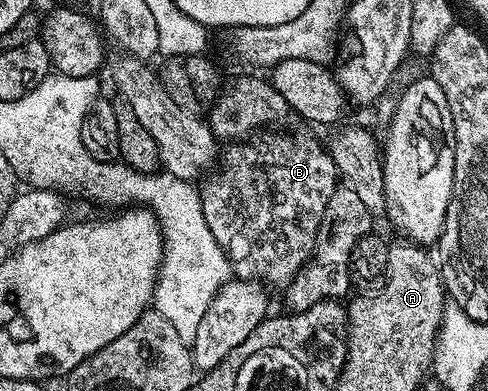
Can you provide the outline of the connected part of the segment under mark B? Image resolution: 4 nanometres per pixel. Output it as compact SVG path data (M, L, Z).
M295 131L292 133L292 135L283 135L280 137L280 139L271 139L268 141L268 143L247 143L251 141L243 141L240 142L238 145L231 145L228 147L231 147L228 149L227 152L223 155L223 163L227 168L223 171L223 176L220 177L219 180L216 181L216 183L207 183L202 184L201 187L201 194L203 196L203 212L205 213L205 222L209 225L209 233L213 233L213 237L217 240L217 245L221 247L221 249L226 253L228 262L231 265L232 272L234 273L234 276L241 281L248 281L248 282L258 282L262 286L265 286L266 288L272 289L271 287L279 287L279 290L283 291L286 290L286 287L288 284L292 282L296 278L296 276L300 273L300 271L303 270L303 268L307 264L307 260L311 258L311 254L314 251L315 248L315 239L319 233L319 227L323 223L324 213L325 209L327 208L327 202L329 201L329 197L332 195L332 193L335 192L336 186L337 186L337 172L335 169L335 162L333 161L333 157L331 156L330 150L326 146L323 147L321 144L318 143L317 140L314 139L313 136L310 135L307 131Z

